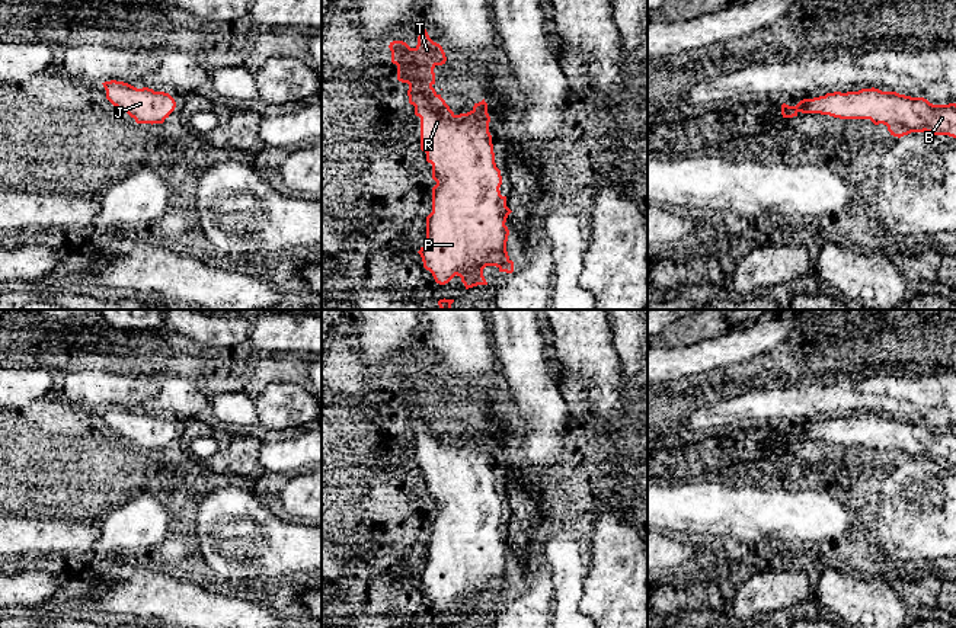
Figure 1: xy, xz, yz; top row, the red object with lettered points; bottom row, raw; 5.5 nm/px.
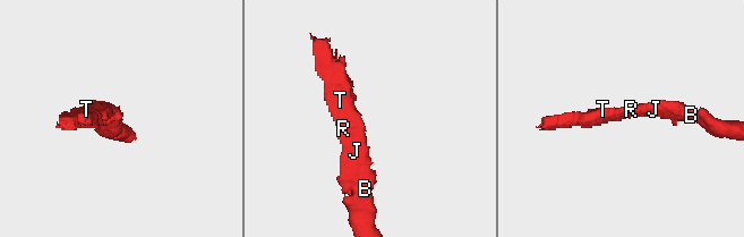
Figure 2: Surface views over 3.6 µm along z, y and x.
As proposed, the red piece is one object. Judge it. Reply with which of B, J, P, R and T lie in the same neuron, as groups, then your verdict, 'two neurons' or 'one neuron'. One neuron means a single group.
groups B J P R T; one neuron

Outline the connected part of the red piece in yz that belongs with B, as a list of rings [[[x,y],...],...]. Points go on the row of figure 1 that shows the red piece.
[[[875,87],[826,93],[803,99],[796,106],[781,105],[783,118],[797,116],[799,112],[840,119],[870,119],[875,125],[886,125],[891,135],[898,138],[924,131],[956,138],[956,103],[933,105],[924,97],[882,92]]]

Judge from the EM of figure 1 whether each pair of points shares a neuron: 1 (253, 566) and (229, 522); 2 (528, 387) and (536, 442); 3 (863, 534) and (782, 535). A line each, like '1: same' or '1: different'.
1: same
2: same
3: different

